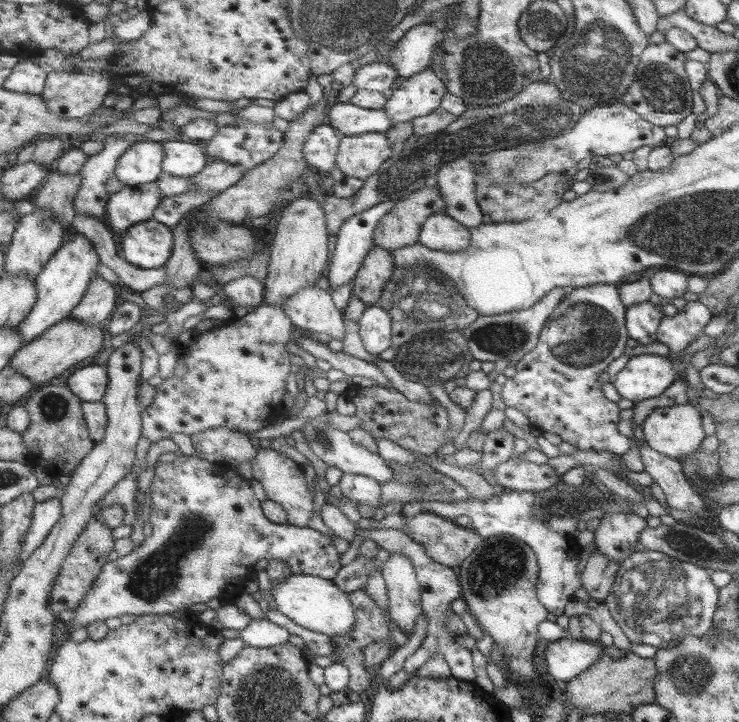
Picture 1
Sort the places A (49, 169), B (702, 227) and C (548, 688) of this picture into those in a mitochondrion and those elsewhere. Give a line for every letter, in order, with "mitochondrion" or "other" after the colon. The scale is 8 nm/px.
A: other
B: mitochondrion
C: other

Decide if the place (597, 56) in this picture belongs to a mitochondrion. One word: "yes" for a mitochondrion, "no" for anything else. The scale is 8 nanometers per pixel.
yes

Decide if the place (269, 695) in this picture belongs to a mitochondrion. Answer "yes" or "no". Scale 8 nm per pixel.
yes

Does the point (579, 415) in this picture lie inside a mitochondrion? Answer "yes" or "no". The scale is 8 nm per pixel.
no

